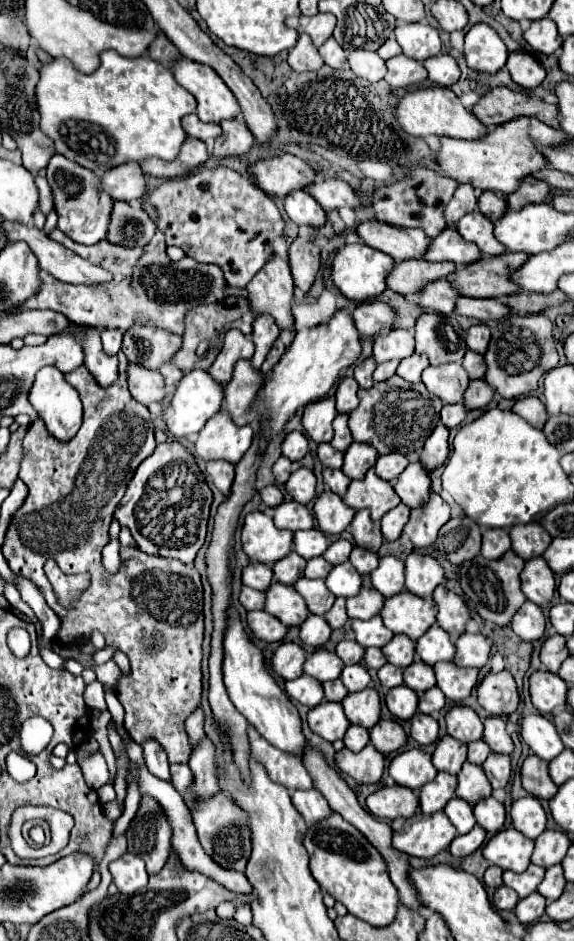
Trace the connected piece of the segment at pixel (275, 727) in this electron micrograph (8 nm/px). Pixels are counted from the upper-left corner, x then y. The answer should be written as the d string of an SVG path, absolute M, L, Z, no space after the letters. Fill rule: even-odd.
M229 609L229 623L225 633L225 661L223 661L223 675L225 675L225 687L229 693L229 699L237 707L237 711L249 721L249 725L255 727L255 731L267 739L271 745L281 749L283 753L301 757L307 739L301 733L301 719L293 703L287 699L287 695L277 687L275 679L271 677L269 669L265 667L261 651L251 643L247 637L237 611Z

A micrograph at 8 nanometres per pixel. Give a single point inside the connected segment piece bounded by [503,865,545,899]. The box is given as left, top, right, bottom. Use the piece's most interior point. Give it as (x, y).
(525, 883)

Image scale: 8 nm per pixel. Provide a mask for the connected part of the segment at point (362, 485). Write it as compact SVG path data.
M373 469L367 471L365 479L361 481L351 481L347 493L343 495L343 501L353 507L353 509L369 509L371 511L371 519L375 523L381 521L381 517L397 507L401 503L399 495L395 493L395 489L391 487L389 481L381 479L375 475Z

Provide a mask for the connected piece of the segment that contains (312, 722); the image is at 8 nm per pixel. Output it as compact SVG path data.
M321 701L317 707L313 707L309 711L307 721L309 721L309 729L329 743L343 739L347 727L349 727L349 721L343 713L341 703Z

